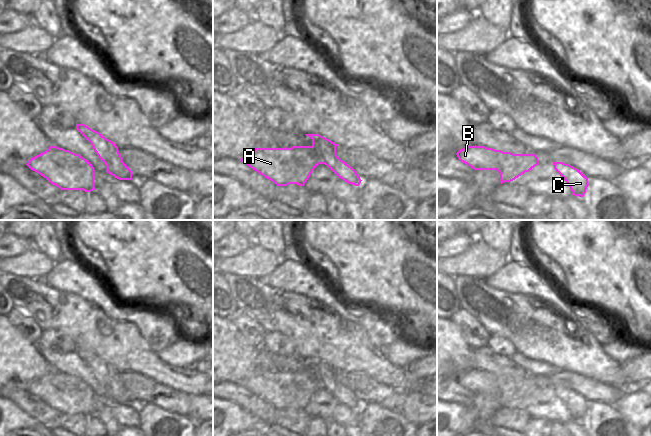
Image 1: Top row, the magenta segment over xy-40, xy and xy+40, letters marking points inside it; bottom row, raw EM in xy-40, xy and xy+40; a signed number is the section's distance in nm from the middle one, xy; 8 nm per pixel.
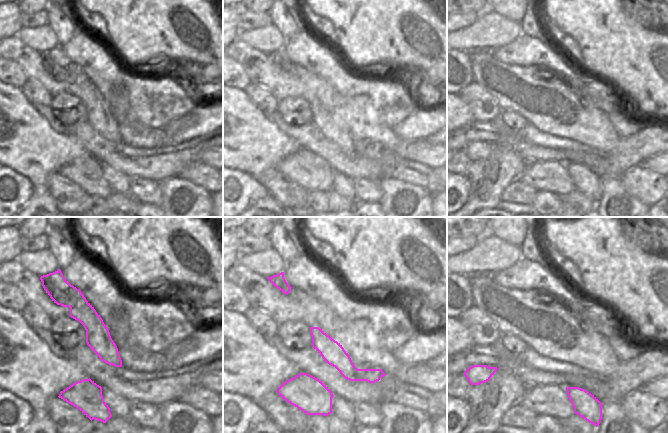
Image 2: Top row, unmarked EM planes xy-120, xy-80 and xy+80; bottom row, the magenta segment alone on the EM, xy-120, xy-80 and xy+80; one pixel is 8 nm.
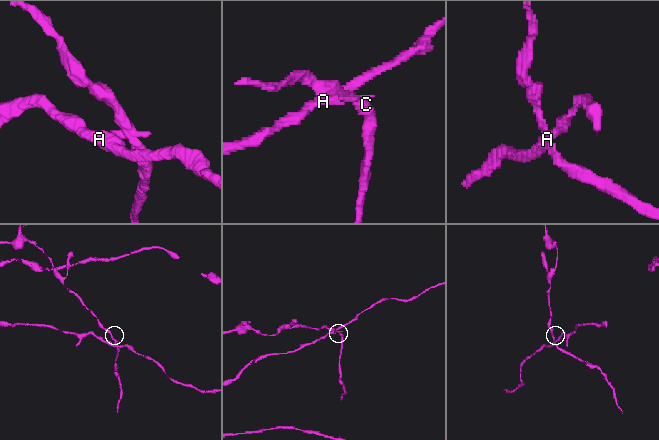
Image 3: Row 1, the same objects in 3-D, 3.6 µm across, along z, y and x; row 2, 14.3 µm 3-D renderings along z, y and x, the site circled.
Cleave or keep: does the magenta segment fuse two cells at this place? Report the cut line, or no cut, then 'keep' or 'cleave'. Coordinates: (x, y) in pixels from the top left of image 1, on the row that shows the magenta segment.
cut in xy along (312, 145), (322, 163); cleave

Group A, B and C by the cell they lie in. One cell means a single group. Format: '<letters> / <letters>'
A B / C

